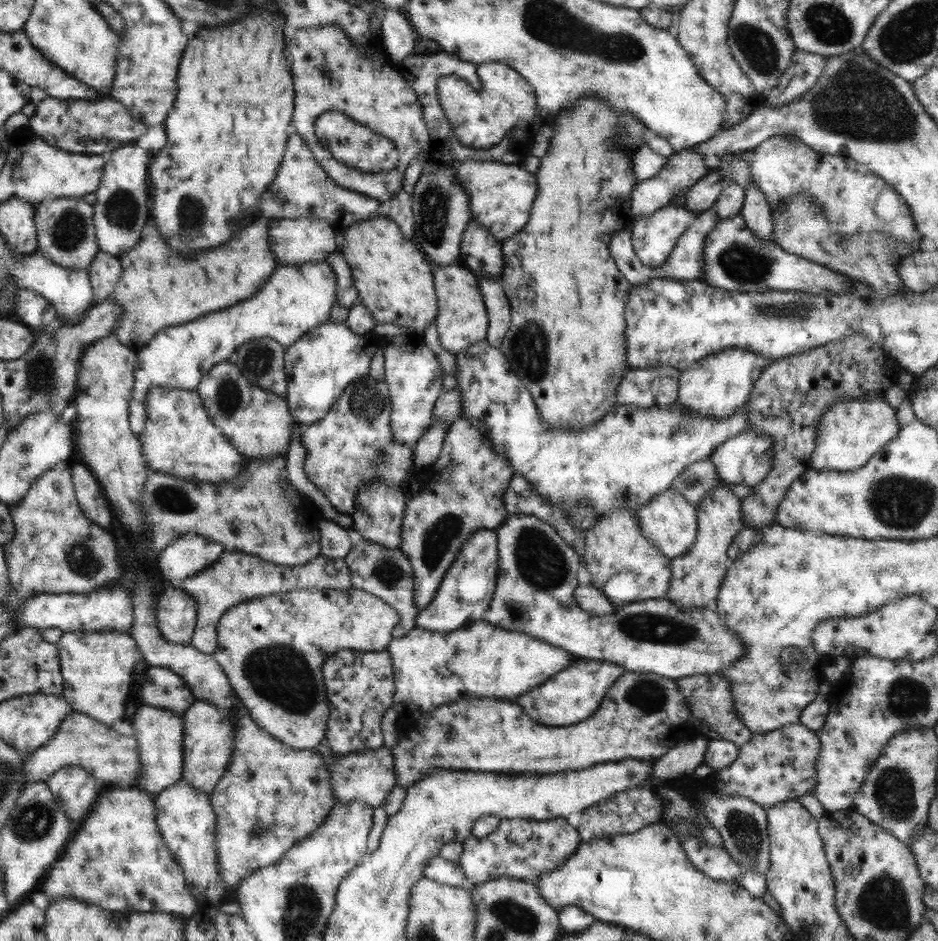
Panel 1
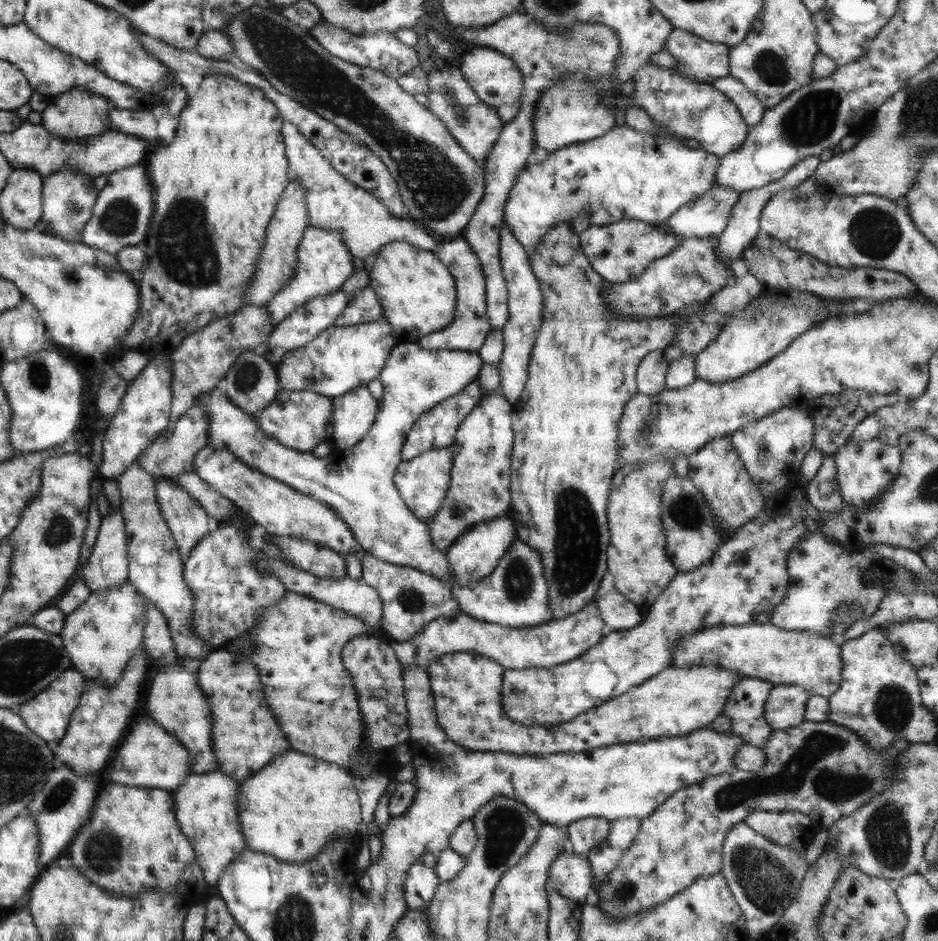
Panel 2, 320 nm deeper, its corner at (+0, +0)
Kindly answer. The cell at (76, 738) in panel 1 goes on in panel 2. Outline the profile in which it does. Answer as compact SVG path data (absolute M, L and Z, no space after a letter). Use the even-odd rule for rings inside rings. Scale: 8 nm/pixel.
M145 716L127 732L125 742L119 744L119 750L105 772L109 772L107 774L109 782L119 785L173 792L189 776L190 763L190 754L181 746L181 743L178 743L174 736L168 735L153 719Z

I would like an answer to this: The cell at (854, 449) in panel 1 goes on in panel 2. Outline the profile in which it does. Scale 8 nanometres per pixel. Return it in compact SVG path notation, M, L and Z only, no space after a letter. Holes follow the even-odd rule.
M877 438L860 444L847 440L833 452L836 468L836 483L844 504L850 504L854 510L863 511L872 506L872 502L888 487L897 476L900 467L901 451L897 445L885 445Z

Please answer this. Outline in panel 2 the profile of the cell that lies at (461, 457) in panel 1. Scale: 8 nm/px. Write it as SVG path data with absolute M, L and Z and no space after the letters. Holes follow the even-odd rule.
M499 390L482 395L481 400L465 415L457 427L451 445L450 477L444 499L437 512L427 522L427 532L437 550L446 548L473 524L482 523L511 512L510 508L510 454L513 432L513 406Z

